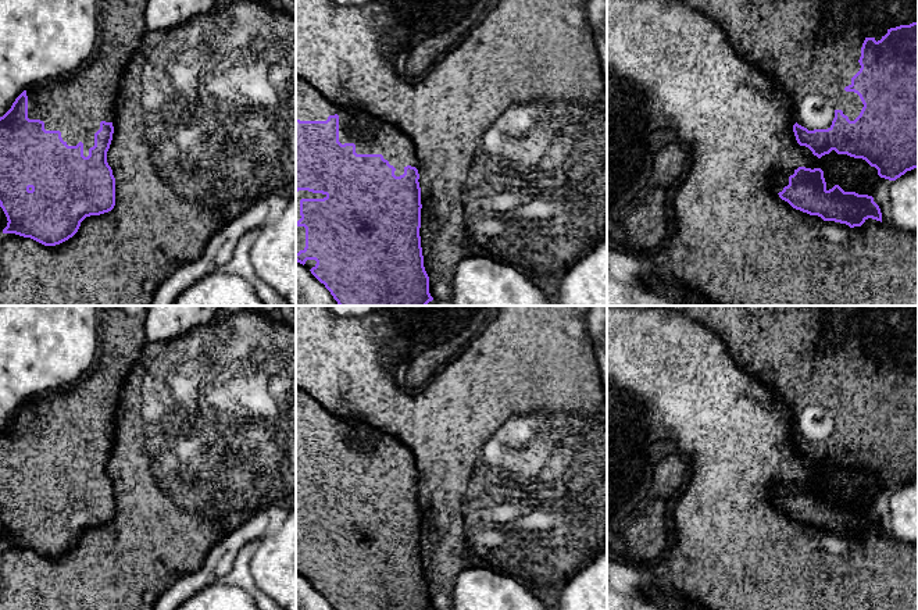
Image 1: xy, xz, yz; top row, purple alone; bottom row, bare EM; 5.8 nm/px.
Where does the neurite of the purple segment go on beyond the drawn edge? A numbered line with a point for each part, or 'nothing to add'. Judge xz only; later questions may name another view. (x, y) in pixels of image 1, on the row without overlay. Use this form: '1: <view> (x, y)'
1: xz (371, 446)

